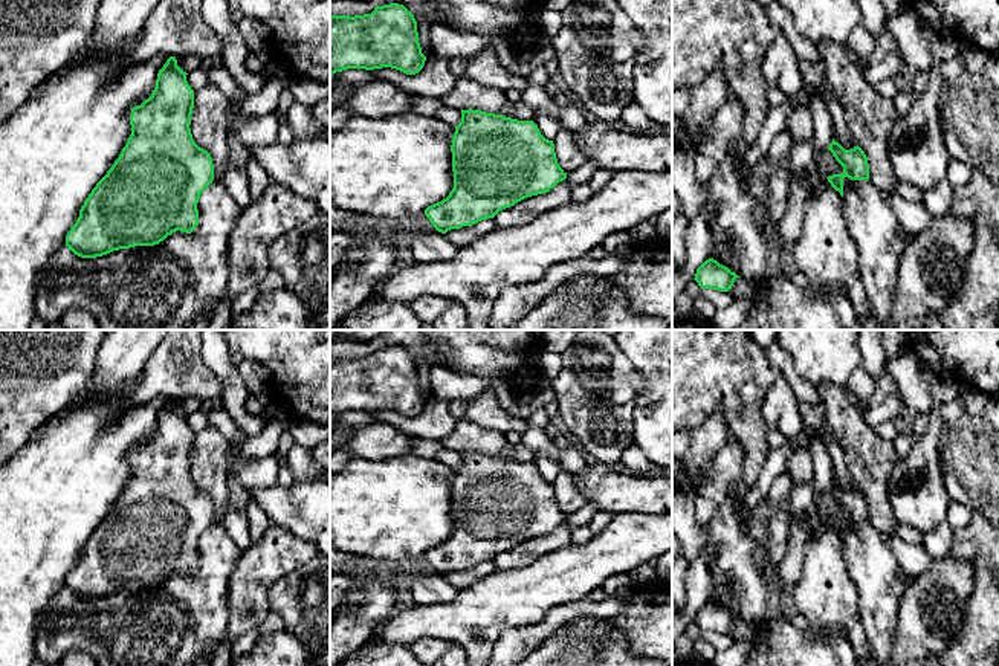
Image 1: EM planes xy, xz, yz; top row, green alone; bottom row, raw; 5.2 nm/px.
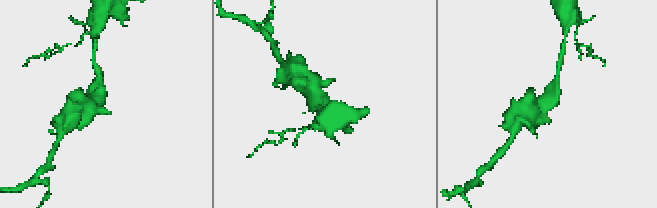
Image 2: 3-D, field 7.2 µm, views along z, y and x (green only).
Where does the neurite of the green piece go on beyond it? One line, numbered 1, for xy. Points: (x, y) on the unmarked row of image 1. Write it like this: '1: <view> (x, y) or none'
1: none

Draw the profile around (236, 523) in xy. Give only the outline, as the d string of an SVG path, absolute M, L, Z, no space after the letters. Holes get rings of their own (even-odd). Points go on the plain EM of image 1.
M229 507L223 516L223 525L240 550L246 550L251 545L247 512L234 510Z

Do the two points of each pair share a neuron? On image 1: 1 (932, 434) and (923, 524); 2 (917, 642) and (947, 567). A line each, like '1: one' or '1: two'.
1: one
2: one

